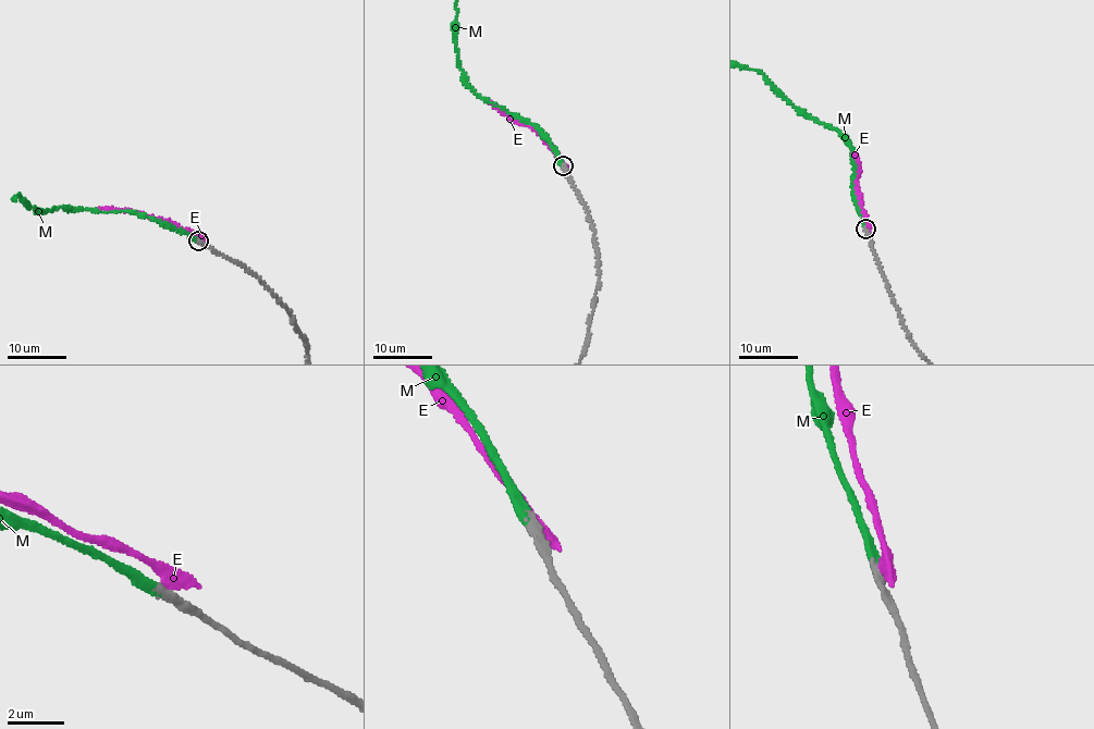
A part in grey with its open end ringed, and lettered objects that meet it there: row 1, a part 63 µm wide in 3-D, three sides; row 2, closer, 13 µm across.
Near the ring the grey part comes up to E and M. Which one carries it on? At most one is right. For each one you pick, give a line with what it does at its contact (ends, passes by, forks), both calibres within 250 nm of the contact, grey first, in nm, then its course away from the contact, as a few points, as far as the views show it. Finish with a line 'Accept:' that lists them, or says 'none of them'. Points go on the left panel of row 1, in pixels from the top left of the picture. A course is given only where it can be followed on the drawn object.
M: It ends there. Thickness 340 nm (grey) against 360 nm
Accept: M

